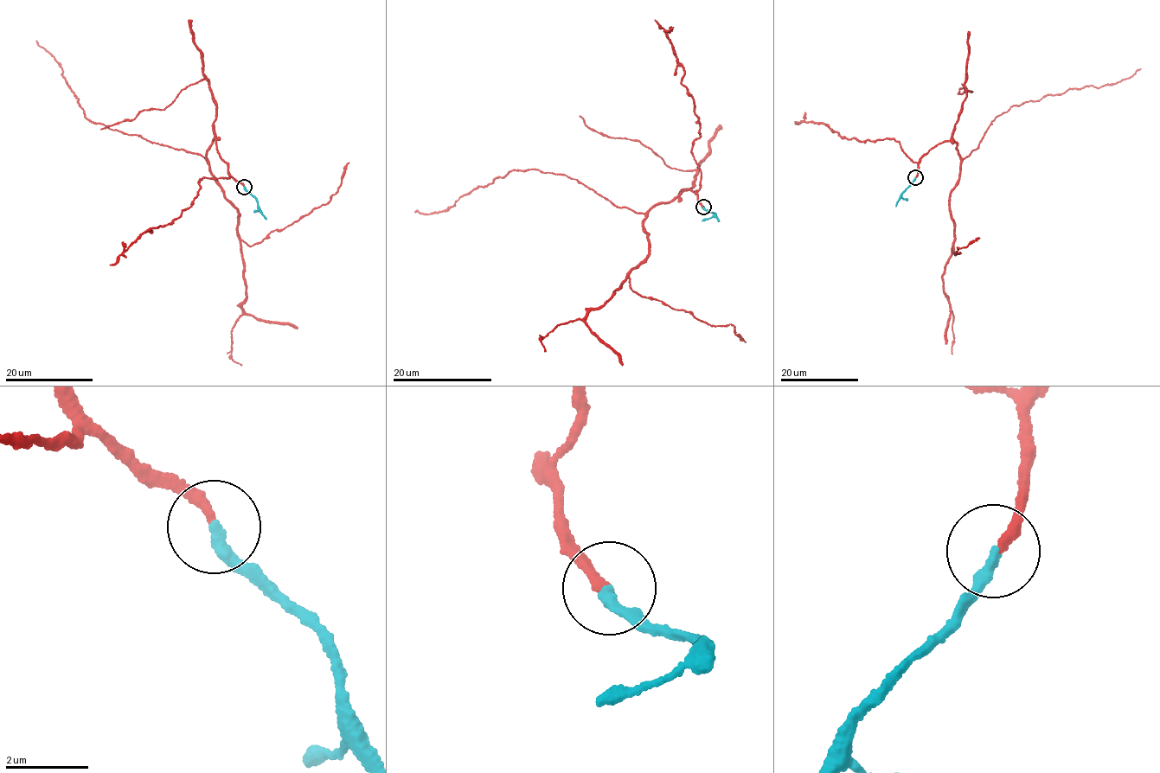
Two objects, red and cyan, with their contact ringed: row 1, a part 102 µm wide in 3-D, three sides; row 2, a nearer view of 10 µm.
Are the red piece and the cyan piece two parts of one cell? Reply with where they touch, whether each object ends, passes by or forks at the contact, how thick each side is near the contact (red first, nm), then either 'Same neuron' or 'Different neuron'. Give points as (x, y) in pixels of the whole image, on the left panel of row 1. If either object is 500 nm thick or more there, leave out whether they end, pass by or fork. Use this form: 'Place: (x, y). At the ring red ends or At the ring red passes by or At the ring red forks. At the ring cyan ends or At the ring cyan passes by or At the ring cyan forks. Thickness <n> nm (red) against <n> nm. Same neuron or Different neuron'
Place: (244, 187). At the ring red ends. At the ring cyan ends. Thickness 220 nm (red) against 280 nm. Same neuron

